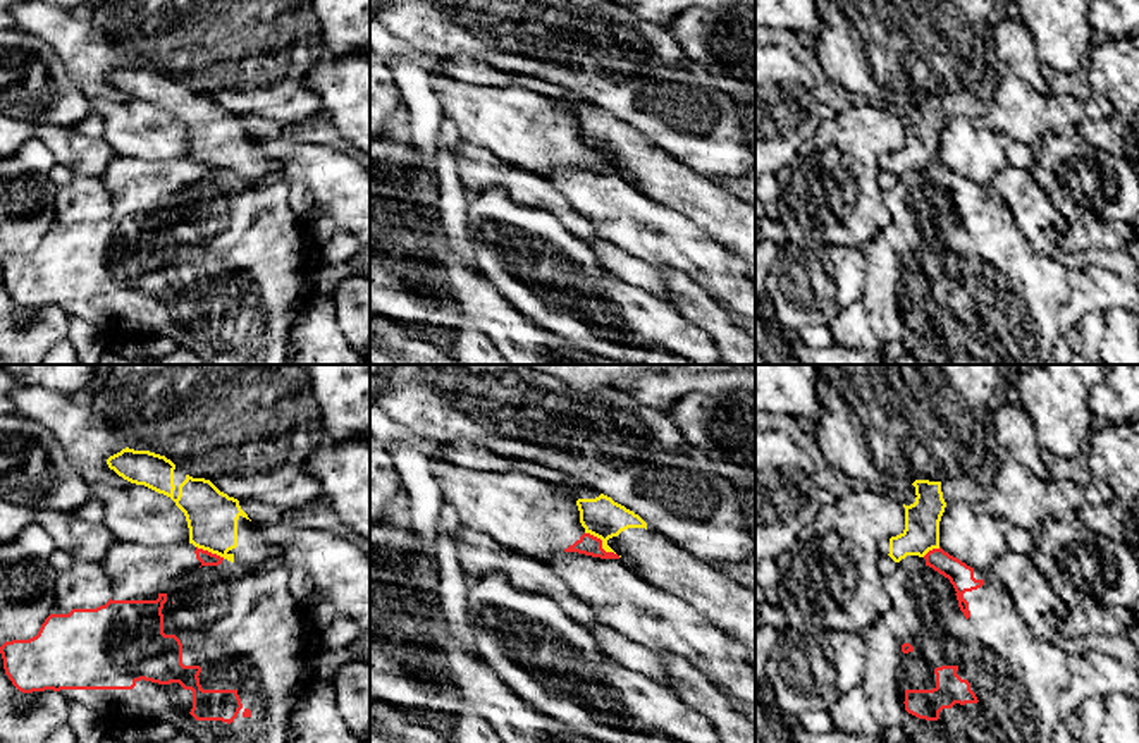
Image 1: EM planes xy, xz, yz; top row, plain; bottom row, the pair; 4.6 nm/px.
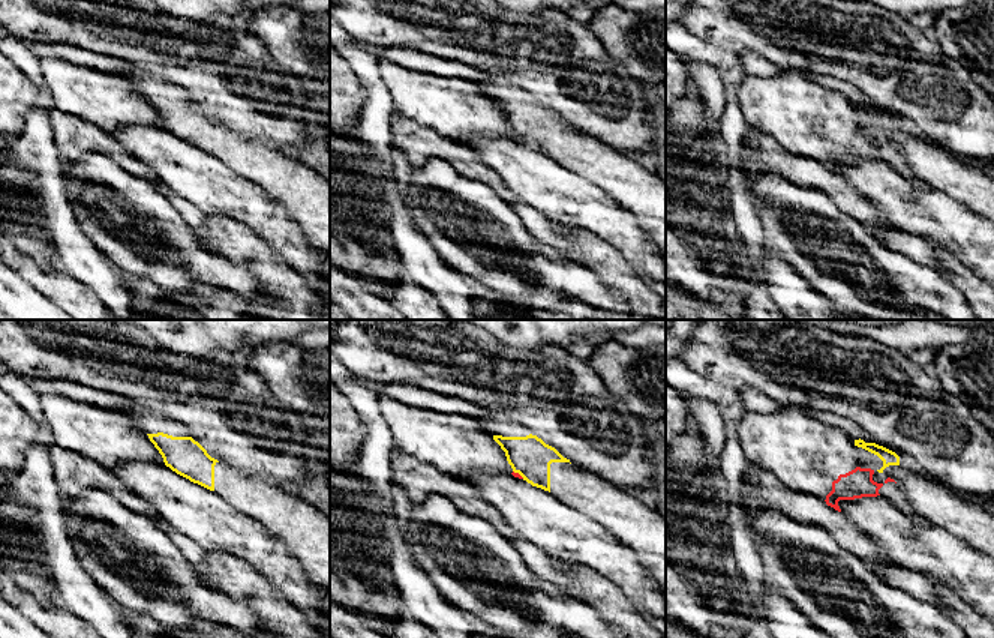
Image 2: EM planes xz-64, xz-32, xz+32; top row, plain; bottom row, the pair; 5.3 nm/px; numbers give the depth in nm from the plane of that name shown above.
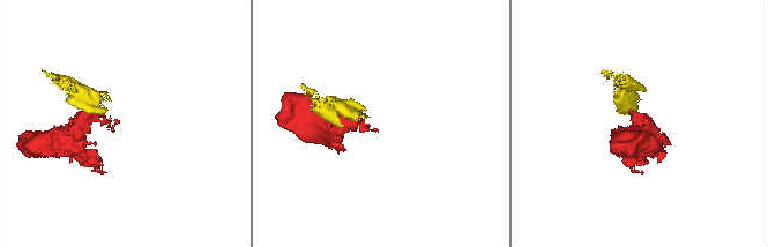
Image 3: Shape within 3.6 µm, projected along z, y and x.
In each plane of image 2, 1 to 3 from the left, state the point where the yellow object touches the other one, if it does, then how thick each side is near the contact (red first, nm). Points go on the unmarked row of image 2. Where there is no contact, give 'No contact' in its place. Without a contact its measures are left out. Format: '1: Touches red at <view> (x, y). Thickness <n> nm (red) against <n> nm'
1: No contact
2: Touches red at xz-32 (517, 137). Thickness 30 nm (red) against 220 nm
3: No contact

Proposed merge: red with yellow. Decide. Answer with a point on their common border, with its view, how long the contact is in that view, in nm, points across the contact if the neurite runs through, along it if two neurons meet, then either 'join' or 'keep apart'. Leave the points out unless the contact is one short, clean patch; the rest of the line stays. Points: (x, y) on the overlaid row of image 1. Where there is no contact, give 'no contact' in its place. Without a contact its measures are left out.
contact xz (601, 542); length 180 nm; border xz (585, 532), (597, 537), (601, 546), (615, 554); keep apart

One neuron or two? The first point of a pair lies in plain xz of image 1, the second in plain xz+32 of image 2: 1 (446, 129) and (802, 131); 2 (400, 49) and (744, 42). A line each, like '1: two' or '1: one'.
1: two
2: two

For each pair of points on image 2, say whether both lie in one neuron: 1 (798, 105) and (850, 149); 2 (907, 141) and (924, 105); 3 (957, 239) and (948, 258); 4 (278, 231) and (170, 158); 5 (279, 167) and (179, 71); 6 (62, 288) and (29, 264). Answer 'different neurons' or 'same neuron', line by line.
1: same neuron
2: different neurons
3: different neurons
4: same neuron
5: different neurons
6: same neuron

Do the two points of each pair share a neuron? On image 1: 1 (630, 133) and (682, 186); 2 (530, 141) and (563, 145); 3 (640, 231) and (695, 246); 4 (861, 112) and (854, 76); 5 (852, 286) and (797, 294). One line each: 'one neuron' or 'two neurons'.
1: one neuron
2: one neuron
3: one neuron
4: two neurons
5: one neuron

